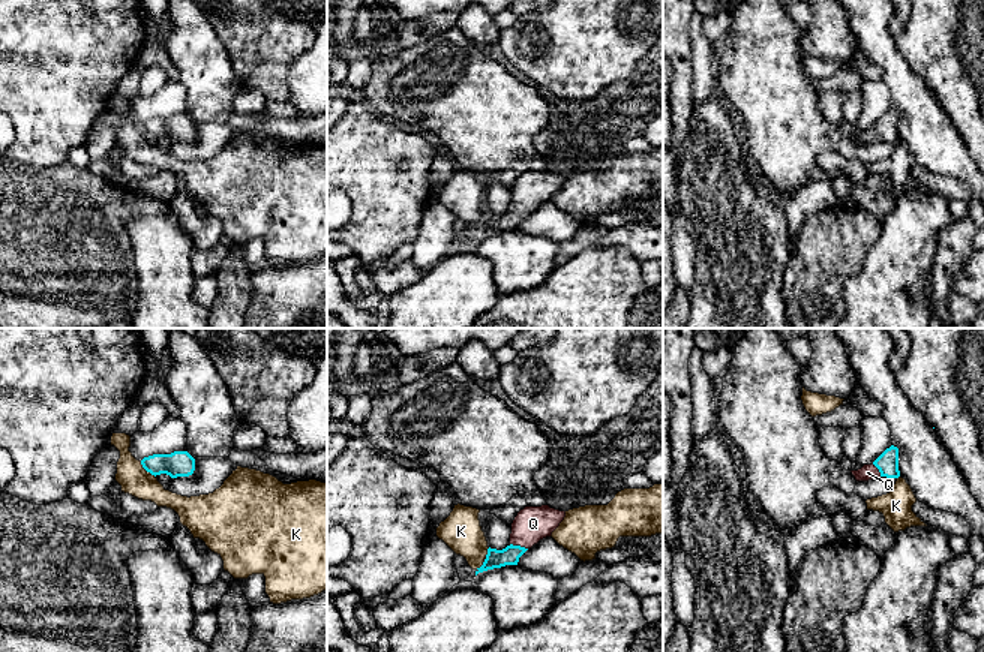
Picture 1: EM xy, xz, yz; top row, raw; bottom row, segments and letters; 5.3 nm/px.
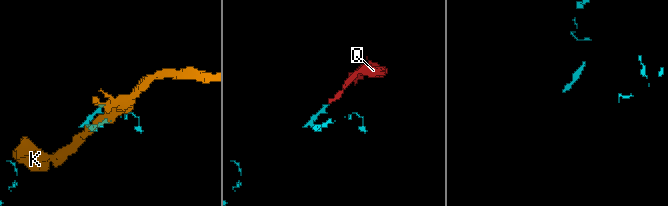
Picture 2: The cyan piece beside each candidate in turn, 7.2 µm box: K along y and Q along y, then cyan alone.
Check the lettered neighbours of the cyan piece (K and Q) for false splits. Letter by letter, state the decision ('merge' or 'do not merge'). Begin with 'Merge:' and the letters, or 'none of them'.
Merge: Q
K: do not merge
Q: merge

